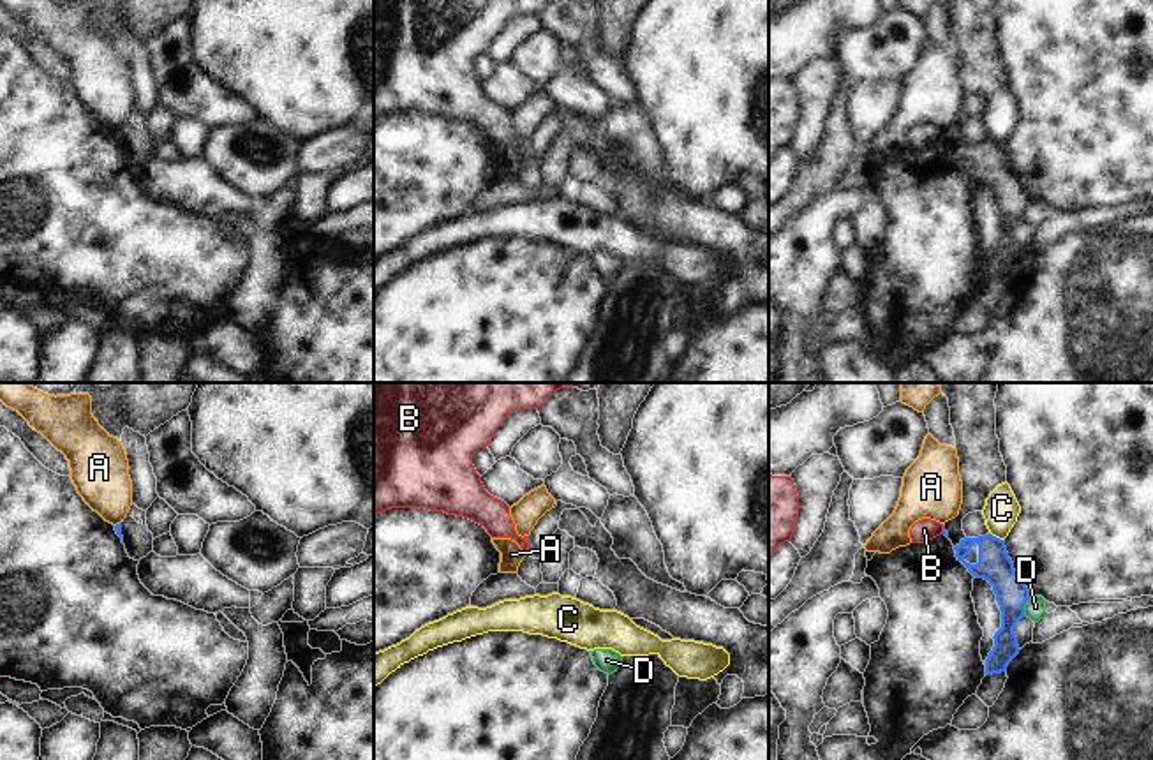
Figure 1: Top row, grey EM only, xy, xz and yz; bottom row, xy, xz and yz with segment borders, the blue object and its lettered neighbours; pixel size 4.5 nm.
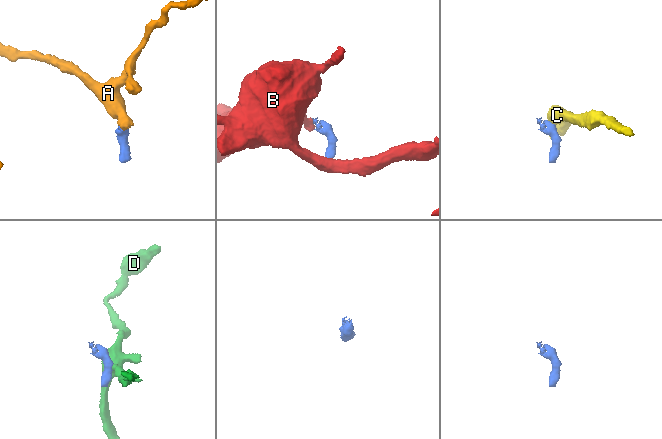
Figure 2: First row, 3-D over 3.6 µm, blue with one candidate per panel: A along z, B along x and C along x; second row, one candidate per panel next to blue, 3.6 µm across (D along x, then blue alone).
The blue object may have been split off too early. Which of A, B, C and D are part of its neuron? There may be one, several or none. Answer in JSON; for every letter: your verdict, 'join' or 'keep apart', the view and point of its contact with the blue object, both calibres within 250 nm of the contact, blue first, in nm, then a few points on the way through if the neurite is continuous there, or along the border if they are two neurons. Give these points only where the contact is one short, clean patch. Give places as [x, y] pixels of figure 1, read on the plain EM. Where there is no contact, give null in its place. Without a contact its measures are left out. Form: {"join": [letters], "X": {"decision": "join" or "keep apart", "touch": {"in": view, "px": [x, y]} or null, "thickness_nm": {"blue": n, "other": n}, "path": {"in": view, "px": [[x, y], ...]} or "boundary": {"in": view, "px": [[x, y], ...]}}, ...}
{"join": [], "A": {"decision": "keep apart", "touch": {"in": "xy", "px": [117, 129]}, "thickness_nm": {"blue": 30, "other": 260}, "boundary": {"in": "xy", "px": [[120, 126], [115, 131]]}}, "B": {"decision": "keep apart", "touch": {"in": "yz", "px": [944, 134]}, "thickness_nm": {"blue": 20, "other": 100}, "boundary": {"in": "yz", "px": [[942, 131], [944, 138]]}}, "C": {"decision": "keep apart", "touch": {"in": "yz", "px": [995, 141]}, "thickness_nm": {"blue": 150, "other": 160}, "boundary": {"in": "yz", "px": [[991, 138], [1002, 145]]}}, "D": {"decision": "keep apart", "touch": {"in": "yz", "px": [1023, 212]}, "thickness_nm": {"blue": 150, "other": 100}, "boundary": {"in": "yz", "px": [[1032, 201], [1025, 210], [1023, 221]]}}}

